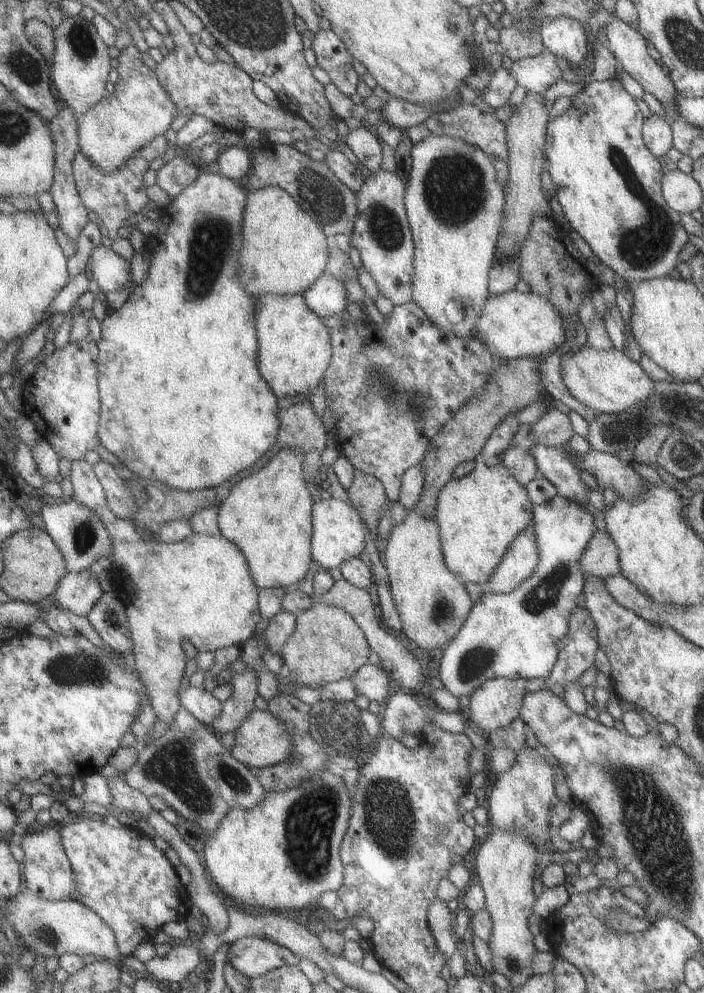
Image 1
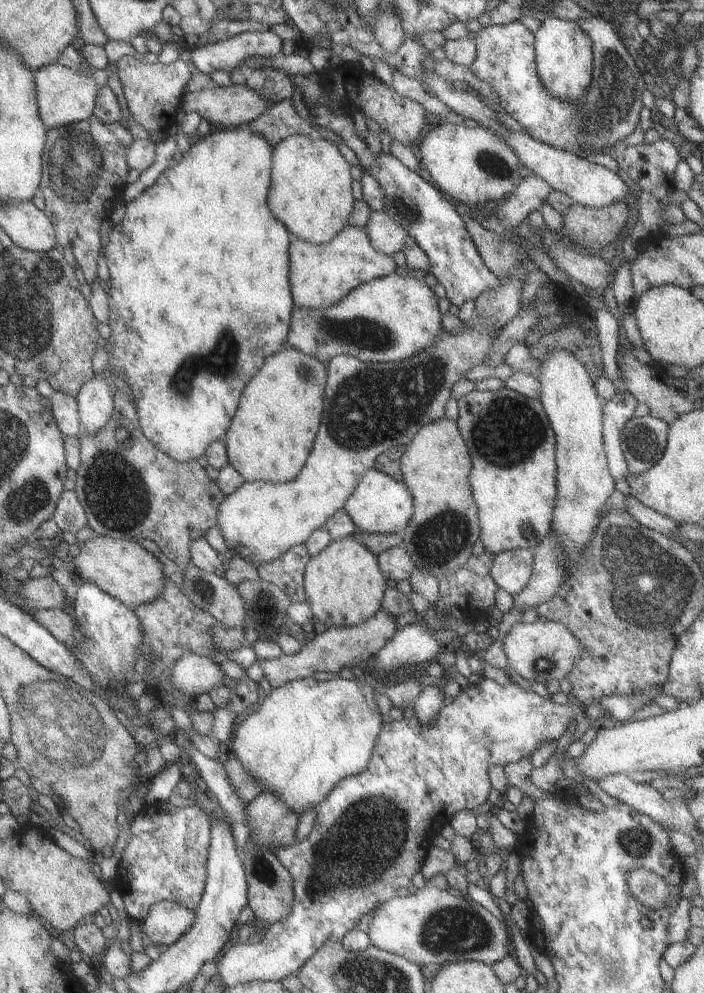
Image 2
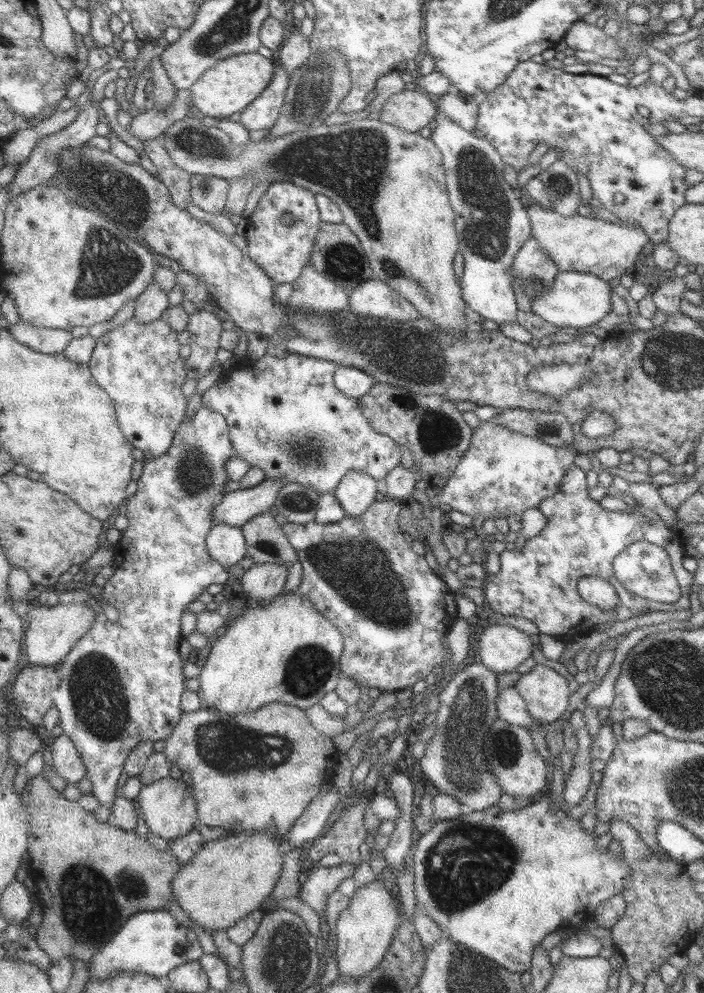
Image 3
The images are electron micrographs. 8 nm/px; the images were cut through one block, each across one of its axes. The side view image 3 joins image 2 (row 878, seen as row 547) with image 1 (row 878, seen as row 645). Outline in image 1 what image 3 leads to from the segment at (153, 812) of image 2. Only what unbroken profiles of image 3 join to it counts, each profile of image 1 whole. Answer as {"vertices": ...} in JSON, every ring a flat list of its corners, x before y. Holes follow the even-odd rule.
{"vertices":[[79,814,57,827,62,850,73,872,76,902,87,906,113,932,118,952,127,957,140,943,152,941,163,924,185,920,190,906,186,888,164,853,139,829,112,828]]}

